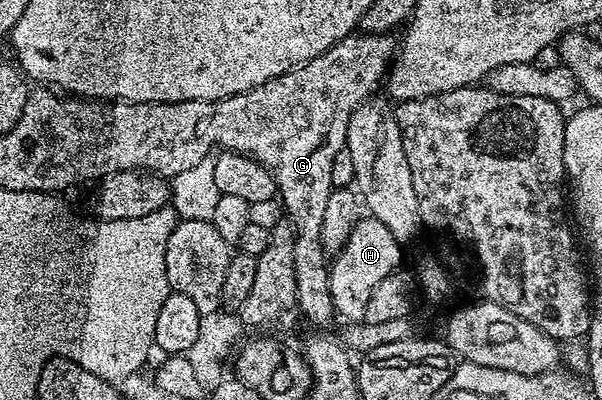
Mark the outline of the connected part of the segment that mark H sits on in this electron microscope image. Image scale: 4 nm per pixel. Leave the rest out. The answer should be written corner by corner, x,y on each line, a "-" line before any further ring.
373,216
359,217
352,228
348,240
342,249
333,255
329,263
330,295
334,305
334,313
340,319
347,318
347,323
362,321
364,308
368,308
368,296
372,296
372,288
384,280
384,276
395,273
402,262
403,243
398,242
388,232
388,228

